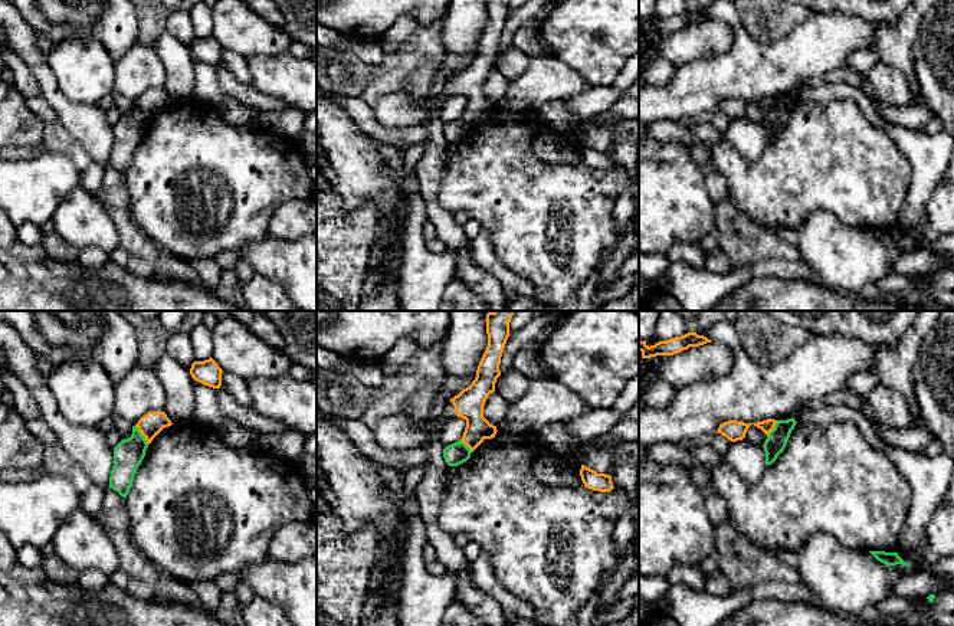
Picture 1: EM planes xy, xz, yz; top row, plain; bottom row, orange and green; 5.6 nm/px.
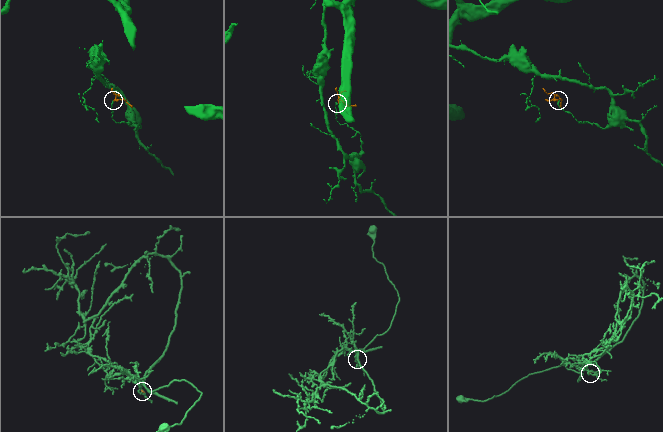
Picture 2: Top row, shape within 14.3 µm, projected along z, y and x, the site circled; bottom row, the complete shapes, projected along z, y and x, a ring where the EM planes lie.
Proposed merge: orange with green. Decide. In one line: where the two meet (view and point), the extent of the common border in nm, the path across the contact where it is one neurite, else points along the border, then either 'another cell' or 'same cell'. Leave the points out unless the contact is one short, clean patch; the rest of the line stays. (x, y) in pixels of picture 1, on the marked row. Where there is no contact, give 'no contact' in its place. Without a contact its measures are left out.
xy (141, 433) | 130 nm | along xy (135, 425), (148, 443) | another cell

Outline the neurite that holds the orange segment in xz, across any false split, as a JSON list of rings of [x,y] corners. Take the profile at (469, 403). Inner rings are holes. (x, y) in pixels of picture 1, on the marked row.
[[[494,311],[486,314],[488,347],[479,361],[476,377],[472,384],[458,396],[446,400],[443,419],[462,417],[466,427],[460,442],[472,452],[485,440],[496,435],[496,426],[483,417],[483,406],[495,391],[496,378],[501,376],[501,357],[509,337],[509,322],[514,311]]]

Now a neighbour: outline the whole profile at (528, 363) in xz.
[[[521,350],[515,354],[512,368],[519,371],[528,380],[544,378],[554,380],[551,368],[542,361],[538,351]]]

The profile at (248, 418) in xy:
[[[217,390],[217,402],[227,420],[239,423],[243,427],[252,429],[258,435],[263,433],[283,433],[291,430],[282,422],[262,416],[253,409],[240,406],[232,394],[223,390]]]

